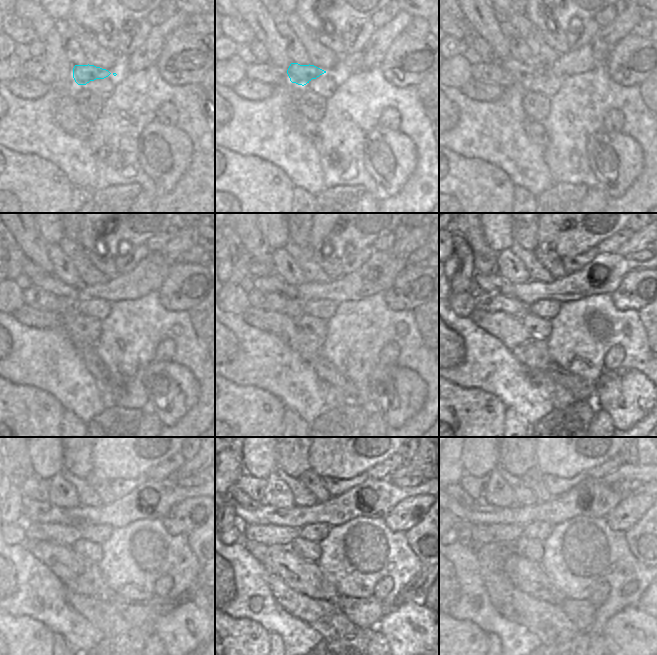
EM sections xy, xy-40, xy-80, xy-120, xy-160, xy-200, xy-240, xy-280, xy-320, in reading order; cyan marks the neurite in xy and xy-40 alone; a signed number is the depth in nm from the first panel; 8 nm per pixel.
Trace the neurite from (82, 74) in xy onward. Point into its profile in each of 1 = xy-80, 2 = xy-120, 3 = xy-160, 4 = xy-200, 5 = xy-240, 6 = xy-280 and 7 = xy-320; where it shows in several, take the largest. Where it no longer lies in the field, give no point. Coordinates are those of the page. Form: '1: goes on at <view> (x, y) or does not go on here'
1: goes on at xy-80 (522, 73)
2: goes on at xy-120 (49, 283)
3: goes on at xy-160 (272, 284)
4: goes on at xy-200 (490, 283)
5: goes on at xy-240 (31, 507)
6: goes on at xy-280 (238, 497)
7: goes on at xy-320 (459, 494)

